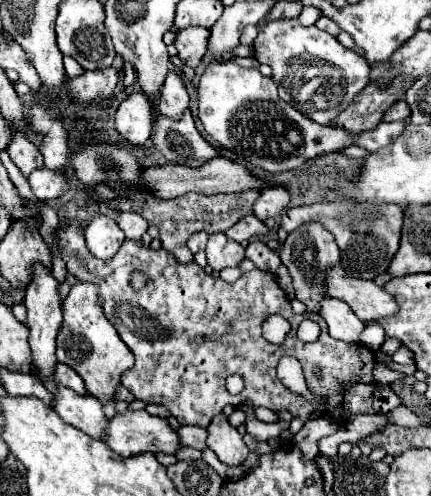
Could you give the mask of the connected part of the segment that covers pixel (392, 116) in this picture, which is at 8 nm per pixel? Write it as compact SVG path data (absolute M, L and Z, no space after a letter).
M400 99L396 105L392 105L384 113L384 121L400 121L400 119L408 119L408 117L410 117L410 109L408 109L408 103L404 99Z

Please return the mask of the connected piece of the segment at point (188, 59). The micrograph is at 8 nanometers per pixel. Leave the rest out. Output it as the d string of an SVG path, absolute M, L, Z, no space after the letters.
M190 27L190 29L180 29L176 33L176 49L178 57L182 59L184 65L196 69L206 53L208 45L208 29L204 27Z

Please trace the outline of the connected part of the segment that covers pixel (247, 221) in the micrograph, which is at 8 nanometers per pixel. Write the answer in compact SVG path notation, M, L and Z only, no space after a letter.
M250 215L250 217L240 219L236 225L232 225L232 227L226 231L226 237L234 239L234 241L238 241L238 243L244 243L244 241L248 241L248 239L254 237L254 235L266 235L266 233L268 233L268 229L262 225L262 221L256 219L254 215Z

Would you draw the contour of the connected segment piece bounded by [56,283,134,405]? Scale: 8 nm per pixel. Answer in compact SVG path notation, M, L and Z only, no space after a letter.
M76 283L64 301L62 315L64 323L58 333L56 357L84 379L88 395L96 395L96 399L106 405L114 399L122 373L134 365L134 355L104 317L98 303L98 287L94 283Z

